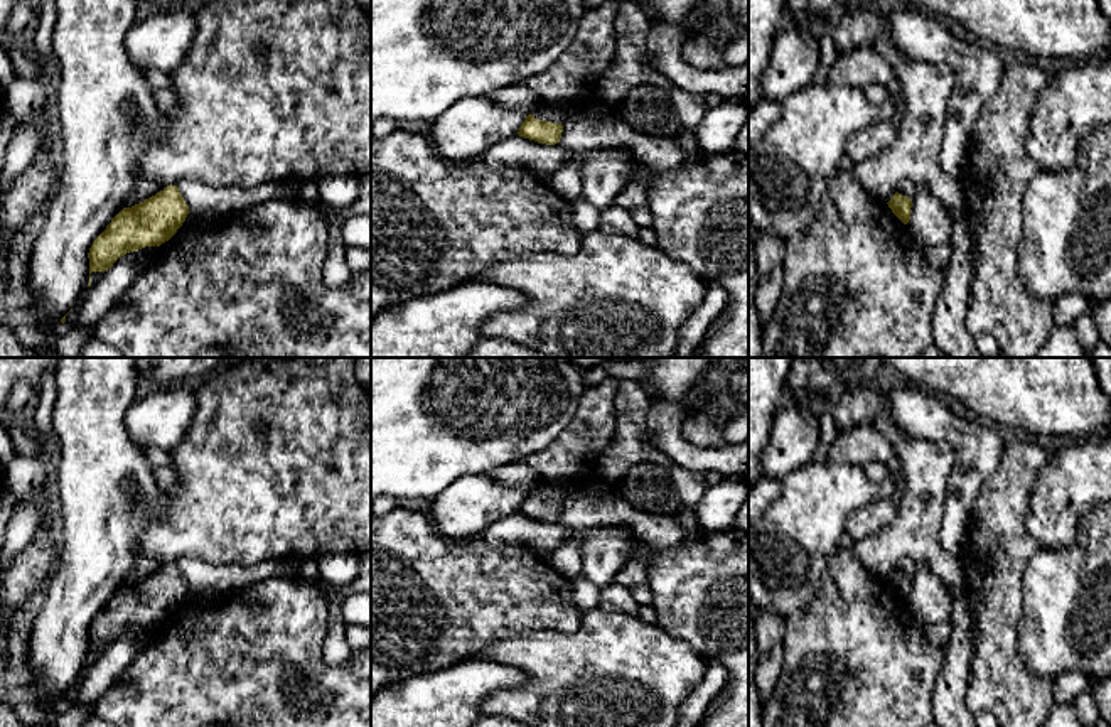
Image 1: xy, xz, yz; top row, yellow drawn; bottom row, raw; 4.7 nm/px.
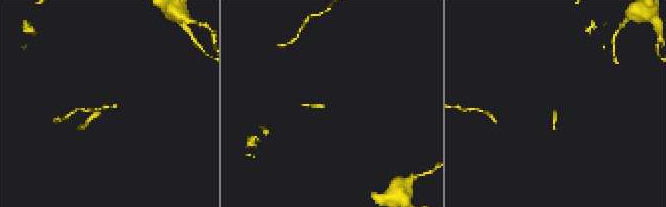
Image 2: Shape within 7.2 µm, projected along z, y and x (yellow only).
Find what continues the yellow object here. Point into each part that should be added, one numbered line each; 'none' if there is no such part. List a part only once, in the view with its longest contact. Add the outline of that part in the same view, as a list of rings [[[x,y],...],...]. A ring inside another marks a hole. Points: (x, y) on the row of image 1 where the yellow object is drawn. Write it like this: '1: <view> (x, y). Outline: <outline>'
none

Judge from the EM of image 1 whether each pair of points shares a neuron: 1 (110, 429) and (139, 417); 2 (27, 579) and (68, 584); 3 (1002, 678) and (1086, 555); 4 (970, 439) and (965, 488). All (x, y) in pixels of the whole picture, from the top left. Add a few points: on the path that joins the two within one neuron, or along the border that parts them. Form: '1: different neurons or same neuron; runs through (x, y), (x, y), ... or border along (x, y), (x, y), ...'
1: different neurons; border along (134, 400), (123, 425), (142, 447)
2: different neurons; border along (51, 572), (48, 577)
3: different neurons; border along (1020, 613), (1019, 656), (1034, 673), (1046, 678)
4: same neuron; runs through (976, 451), (978, 469), (971, 476)

